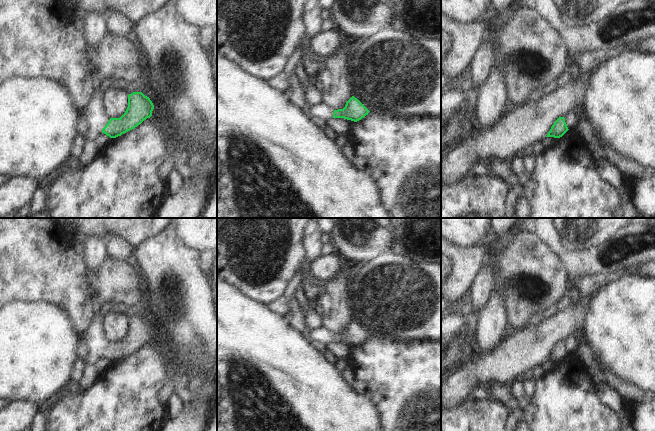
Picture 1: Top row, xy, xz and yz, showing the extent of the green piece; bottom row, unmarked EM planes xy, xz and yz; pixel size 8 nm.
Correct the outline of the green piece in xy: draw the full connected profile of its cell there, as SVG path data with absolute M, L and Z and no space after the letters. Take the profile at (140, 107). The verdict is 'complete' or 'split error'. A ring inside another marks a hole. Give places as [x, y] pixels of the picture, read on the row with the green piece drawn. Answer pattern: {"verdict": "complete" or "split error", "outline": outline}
{"verdict": "split error", "outline": "M98 91L88 110L84 110L85 134L92 141L97 141L101 133L116 138L134 129L152 116L154 105L142 92L128 95L128 107L120 118L109 118L103 107L103 93Z"}

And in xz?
{"verdict": "split error", "outline": "M352 96L343 109L333 110L323 102L308 106L308 111L312 116L316 116L325 121L332 118L344 118L357 122L370 112L357 98Z"}

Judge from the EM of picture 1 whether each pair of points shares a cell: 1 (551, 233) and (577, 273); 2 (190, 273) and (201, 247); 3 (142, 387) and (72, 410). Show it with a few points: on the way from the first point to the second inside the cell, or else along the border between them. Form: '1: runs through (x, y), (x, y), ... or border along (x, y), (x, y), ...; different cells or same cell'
1: runs through (554, 243), (573, 263); same cell
2: border along (179, 239), (186, 246), (200, 254); different cells
3: runs through (125, 398), (113, 410), (89, 410); same cell

